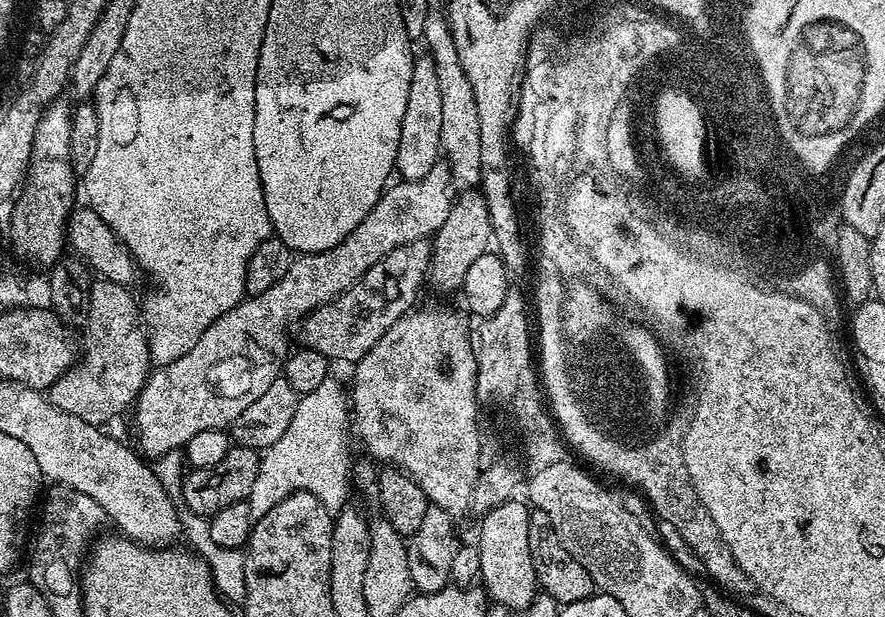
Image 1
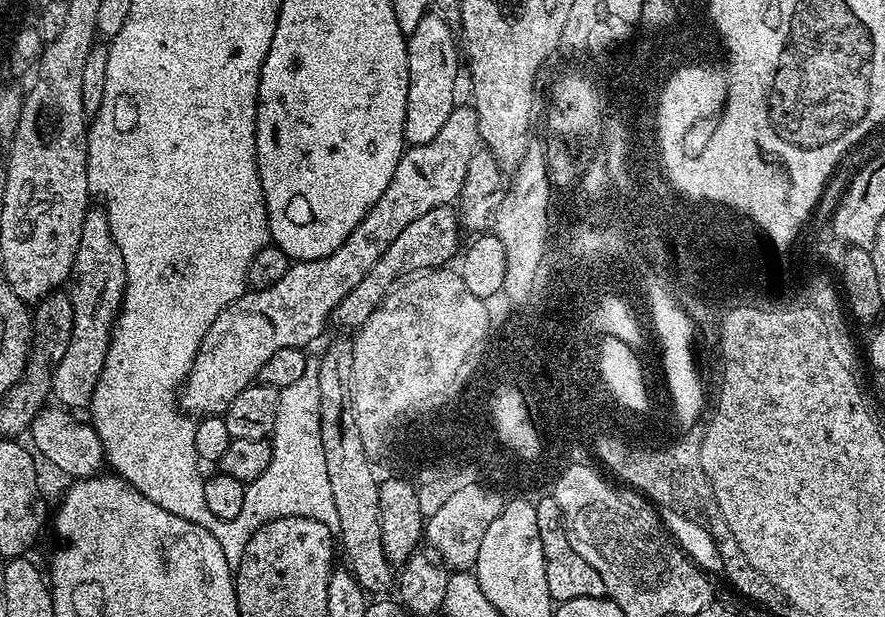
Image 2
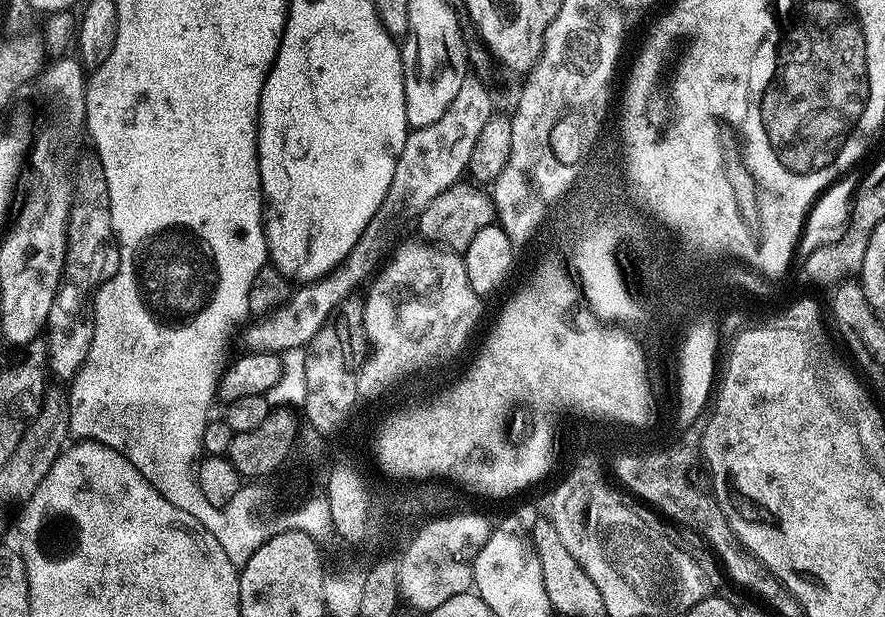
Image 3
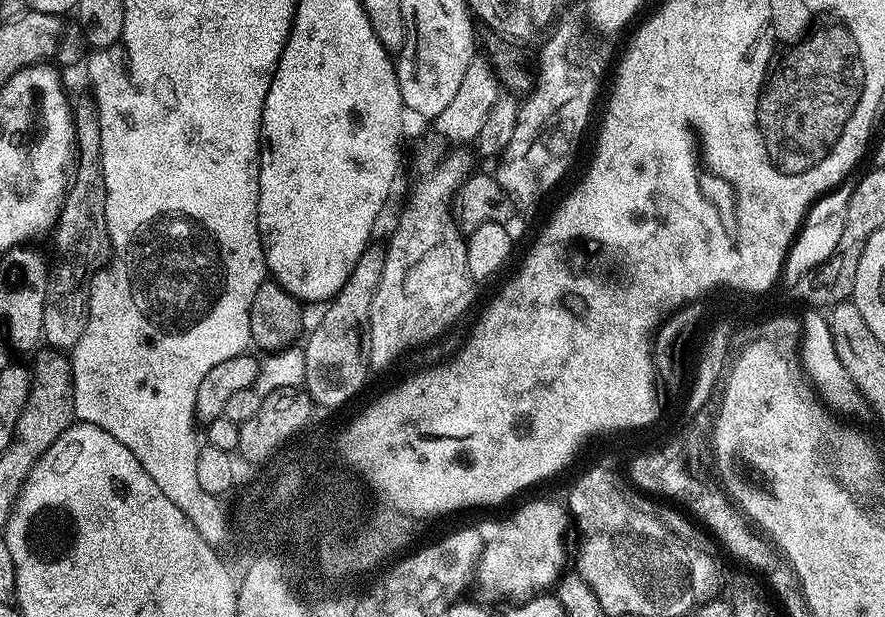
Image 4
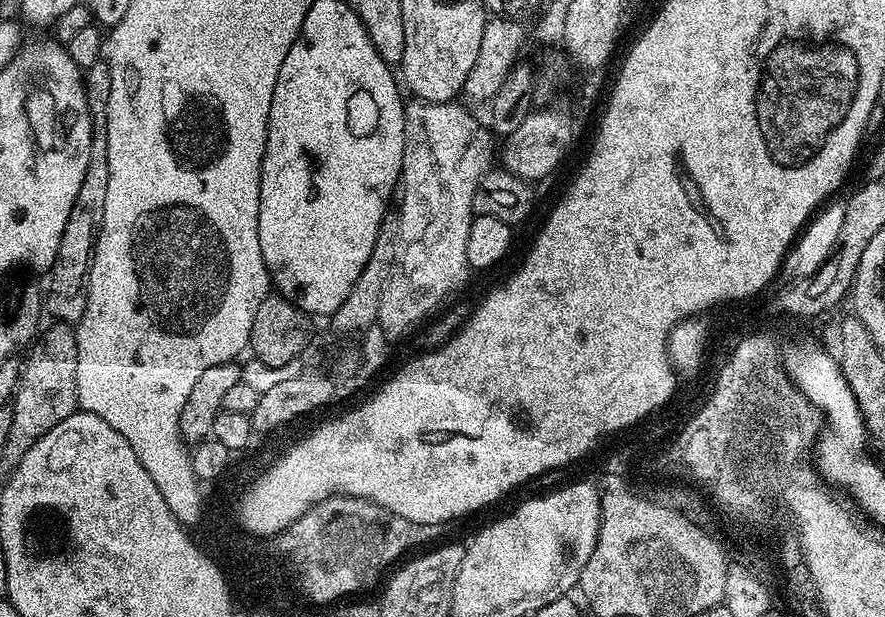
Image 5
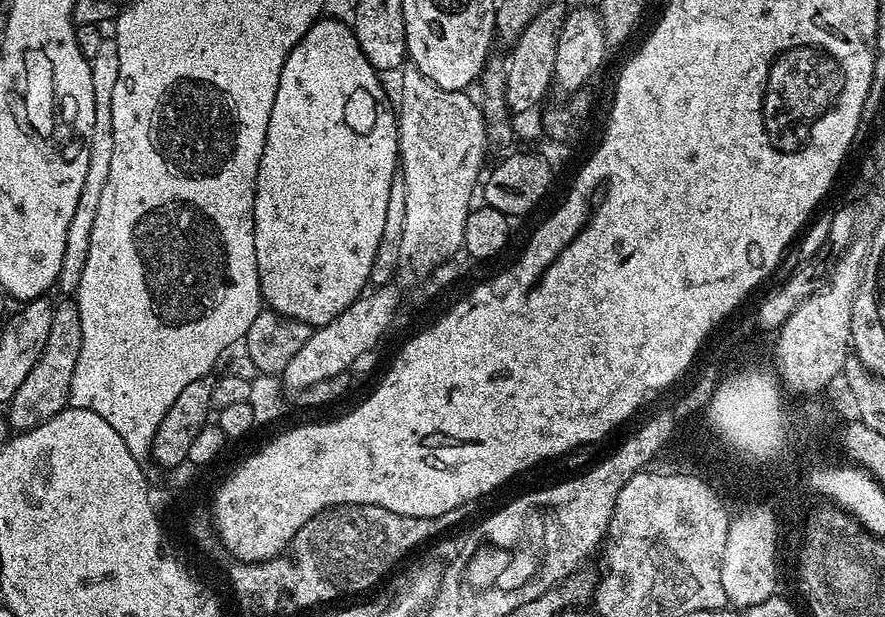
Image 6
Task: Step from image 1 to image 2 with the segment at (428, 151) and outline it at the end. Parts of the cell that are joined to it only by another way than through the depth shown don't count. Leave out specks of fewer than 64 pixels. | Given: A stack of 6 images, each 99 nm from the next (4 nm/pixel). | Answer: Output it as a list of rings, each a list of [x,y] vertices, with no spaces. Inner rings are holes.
[[[429,14],[418,22],[418,26],[414,26],[407,41],[408,101],[404,138],[409,145],[425,144],[434,138],[434,134],[438,134],[438,130],[442,130],[454,107],[452,99],[456,96],[456,71],[462,68],[458,59],[458,40],[442,18]]]

